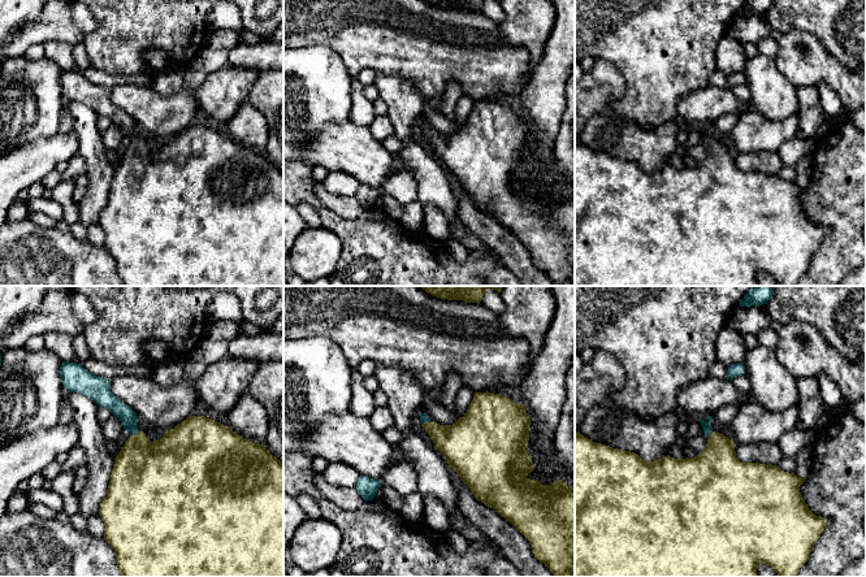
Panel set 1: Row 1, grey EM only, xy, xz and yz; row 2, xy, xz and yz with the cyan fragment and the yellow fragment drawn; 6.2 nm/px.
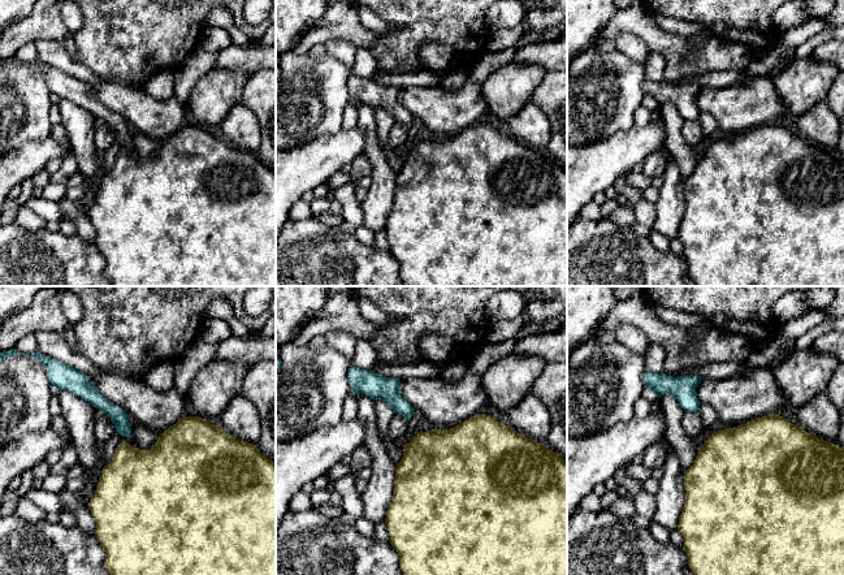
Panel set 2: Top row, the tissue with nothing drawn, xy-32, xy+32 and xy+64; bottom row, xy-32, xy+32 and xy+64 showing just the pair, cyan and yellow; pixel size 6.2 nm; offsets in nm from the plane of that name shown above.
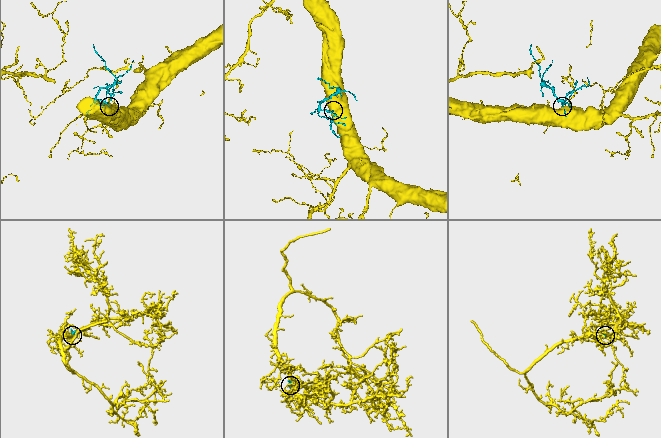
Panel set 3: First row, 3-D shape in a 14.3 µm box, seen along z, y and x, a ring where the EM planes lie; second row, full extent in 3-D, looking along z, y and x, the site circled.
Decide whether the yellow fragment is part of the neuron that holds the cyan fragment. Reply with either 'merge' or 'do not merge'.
merge

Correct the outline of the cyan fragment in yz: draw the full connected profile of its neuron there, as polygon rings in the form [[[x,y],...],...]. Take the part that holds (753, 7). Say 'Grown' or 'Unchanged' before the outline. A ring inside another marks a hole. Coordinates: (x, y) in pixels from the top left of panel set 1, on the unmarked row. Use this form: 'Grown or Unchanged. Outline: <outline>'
Unchanged. Outline: [[[749,0],[744,8],[741,9],[741,16],[759,16],[767,13],[767,10],[772,6],[774,0]]]

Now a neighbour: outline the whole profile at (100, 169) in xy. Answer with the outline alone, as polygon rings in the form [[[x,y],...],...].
[[[70,101],[68,108],[79,143],[78,155],[87,166],[88,185],[85,198],[78,203],[78,220],[87,227],[99,225],[100,212],[107,205],[116,166],[99,133],[99,114],[79,101]]]

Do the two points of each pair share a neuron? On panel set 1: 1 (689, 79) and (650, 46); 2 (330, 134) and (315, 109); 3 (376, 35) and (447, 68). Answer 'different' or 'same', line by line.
1: same
2: different
3: same

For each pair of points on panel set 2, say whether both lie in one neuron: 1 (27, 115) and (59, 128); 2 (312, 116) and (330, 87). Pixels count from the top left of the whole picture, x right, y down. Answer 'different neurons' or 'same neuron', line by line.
1: different neurons
2: same neuron

